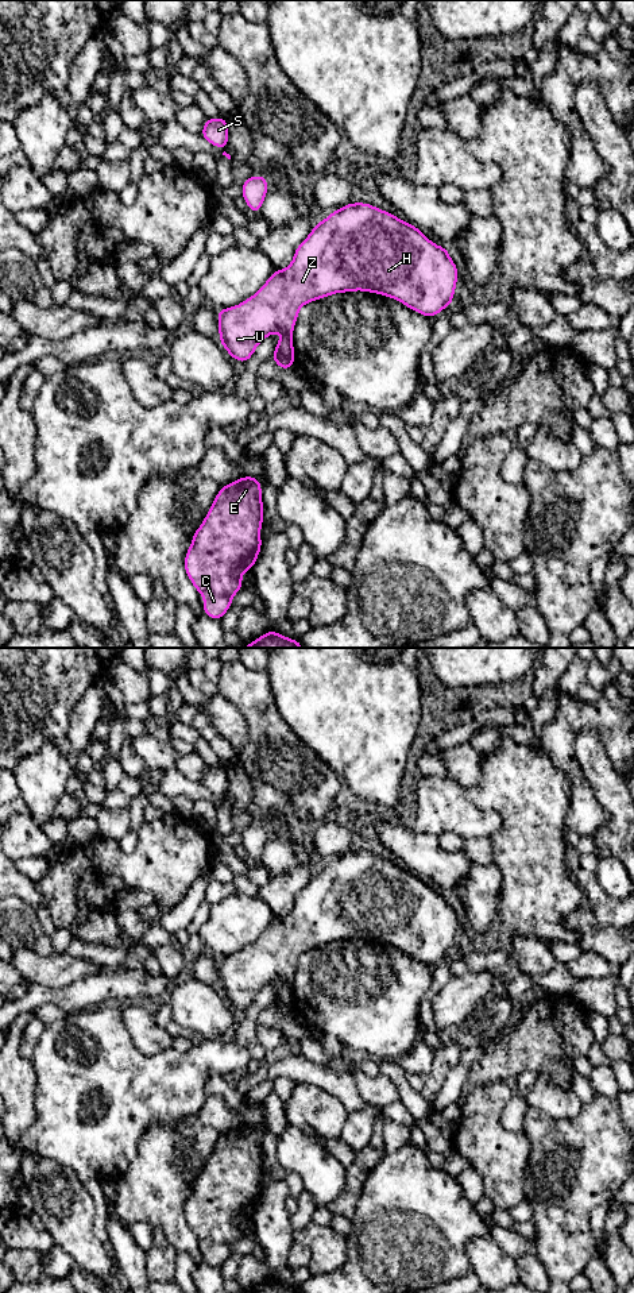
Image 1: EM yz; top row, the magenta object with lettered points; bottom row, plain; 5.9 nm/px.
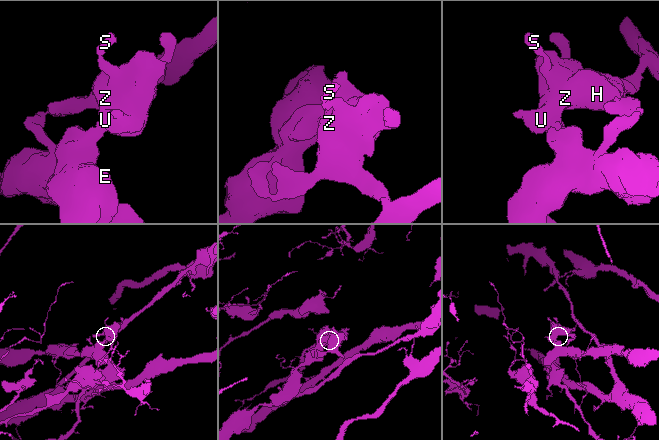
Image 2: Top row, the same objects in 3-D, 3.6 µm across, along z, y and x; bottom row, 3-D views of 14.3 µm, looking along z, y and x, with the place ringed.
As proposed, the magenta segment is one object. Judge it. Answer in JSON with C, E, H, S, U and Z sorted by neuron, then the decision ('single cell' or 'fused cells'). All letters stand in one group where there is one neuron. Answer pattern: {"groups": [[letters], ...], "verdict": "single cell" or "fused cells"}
{"groups": [["C", "E"], ["H", "S", "U", "Z"]], "verdict": "fused cells"}

